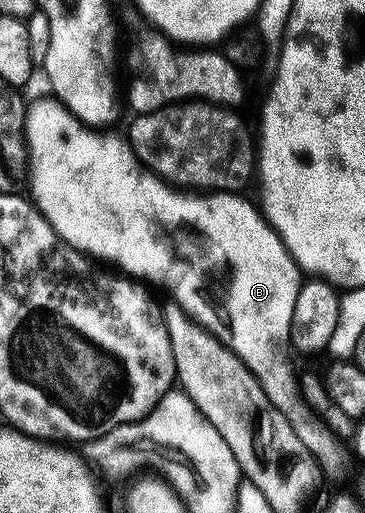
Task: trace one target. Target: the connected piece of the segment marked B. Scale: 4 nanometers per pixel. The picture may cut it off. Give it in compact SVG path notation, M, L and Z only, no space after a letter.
M57 99L50 100L30 102L27 105L29 193L33 198L35 208L41 211L41 215L45 215L45 219L51 224L57 236L66 245L73 246L77 252L88 254L100 262L108 261L111 264L108 266L114 267L116 270L122 271L126 276L138 279L140 282L160 281L161 284L167 285L168 289L175 295L173 297L174 302L182 306L191 317L194 317L199 325L205 326L214 337L219 338L228 349L234 351L245 363L245 367L249 367L249 371L255 376L257 383L261 383L261 391L265 391L269 403L273 403L273 407L277 407L277 411L281 411L281 415L285 415L285 419L289 419L289 427L293 427L293 432L297 434L297 439L301 439L303 446L312 453L315 457L315 462L323 466L325 473L327 471L329 476L337 476L339 468L343 465L344 442L331 432L326 420L303 400L303 394L300 392L300 378L297 374L295 375L295 369L291 366L290 359L287 358L287 345L289 349L289 342L291 341L293 307L297 307L297 295L299 294L299 288L303 286L304 278L301 276L299 264L291 258L289 251L283 246L283 240L277 236L271 224L267 222L266 217L263 216L256 206L254 209L249 202L242 201L239 198L240 194L238 192L217 193L213 191L208 195L186 195L184 192L176 191L167 185L166 182L143 168L143 164L135 158L135 152L131 149L130 144L122 136L119 136L120 138L105 137L101 134L104 132L96 131L94 128L78 121Z

